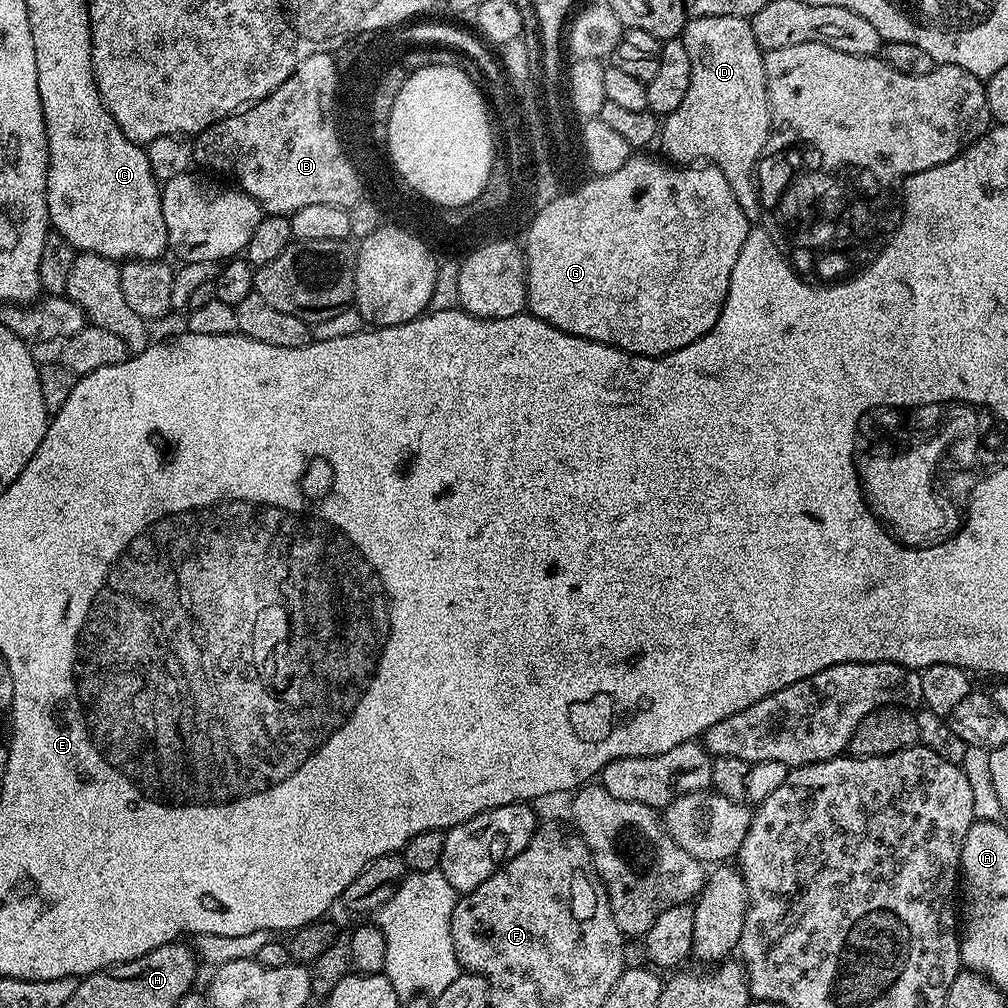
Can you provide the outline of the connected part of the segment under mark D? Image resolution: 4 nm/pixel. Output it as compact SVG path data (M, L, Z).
M694 16L685 23L682 39L686 54L690 54L690 90L682 98L682 106L663 117L658 133L658 145L669 161L680 166L693 162L707 162L717 168L730 182L740 208L750 222L760 219L760 198L756 187L756 163L764 154L764 147L772 131L772 112L768 109L764 53L754 42L751 23L742 16Z

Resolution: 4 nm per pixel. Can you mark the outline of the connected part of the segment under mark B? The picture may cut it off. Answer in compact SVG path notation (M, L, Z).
M333 53L310 54L310 58L302 61L290 74L290 78L278 86L278 90L232 116L219 120L204 132L196 133L191 141L193 161L212 172L233 176L240 191L257 200L261 213L269 216L288 216L302 210L302 206L321 204L324 198L326 201L328 198L334 200L334 188L338 188L338 180L362 180L361 173L342 143L341 133L332 132L332 116L328 109L333 107L338 96L337 67L338 60Z

